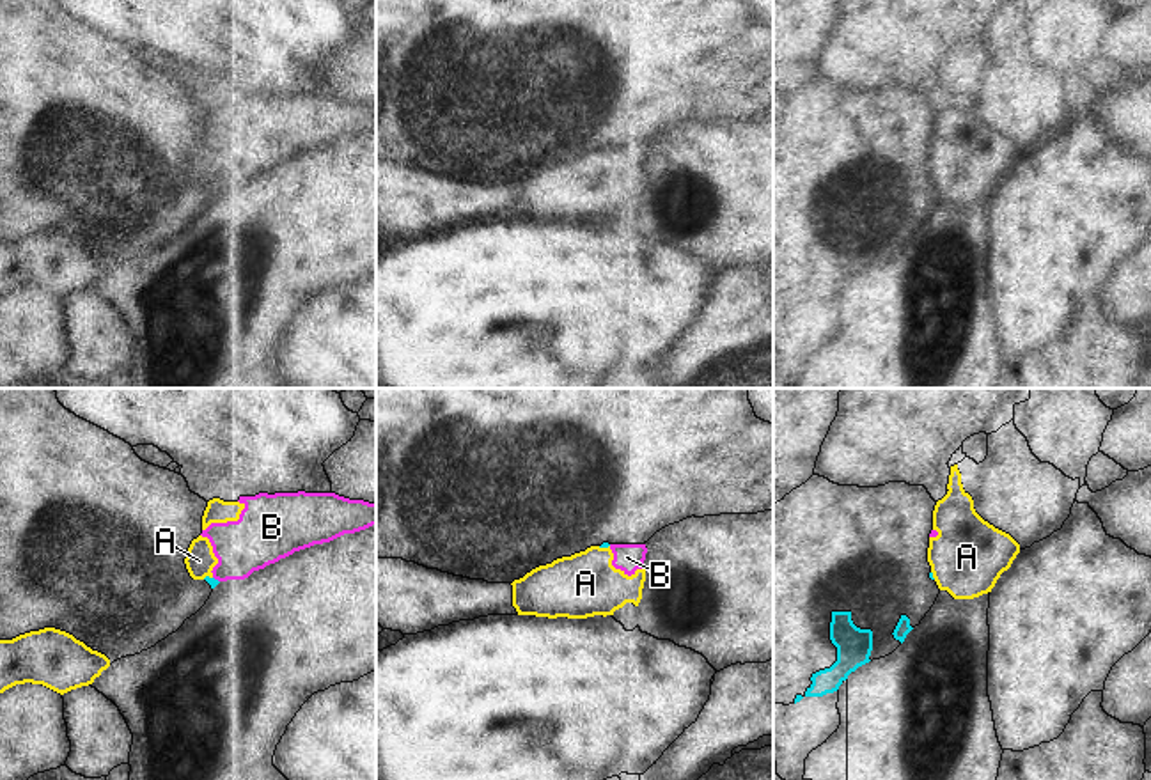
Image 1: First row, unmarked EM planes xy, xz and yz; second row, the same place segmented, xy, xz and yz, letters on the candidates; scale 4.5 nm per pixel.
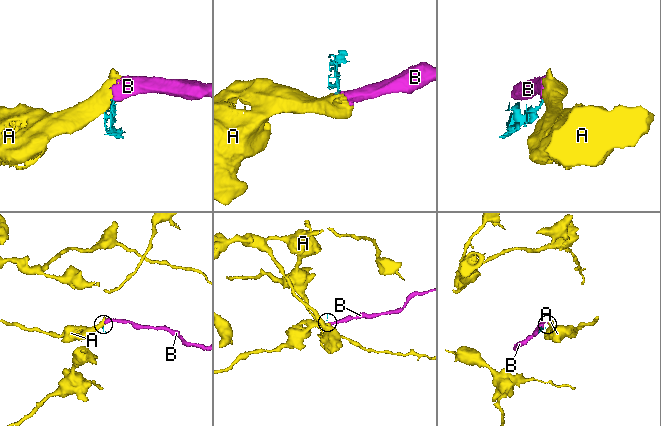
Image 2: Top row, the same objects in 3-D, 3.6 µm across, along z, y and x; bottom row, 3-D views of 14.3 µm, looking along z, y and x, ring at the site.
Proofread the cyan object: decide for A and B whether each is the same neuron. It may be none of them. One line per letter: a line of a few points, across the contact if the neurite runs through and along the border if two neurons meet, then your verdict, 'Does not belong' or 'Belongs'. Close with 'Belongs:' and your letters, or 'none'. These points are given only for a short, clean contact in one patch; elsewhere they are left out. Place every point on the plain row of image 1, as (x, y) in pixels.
A: Line: xz (609, 148), (598, 149). Does not belong
B: Line: xy (213, 179), (219, 185). Does not belong
Belongs: none.

